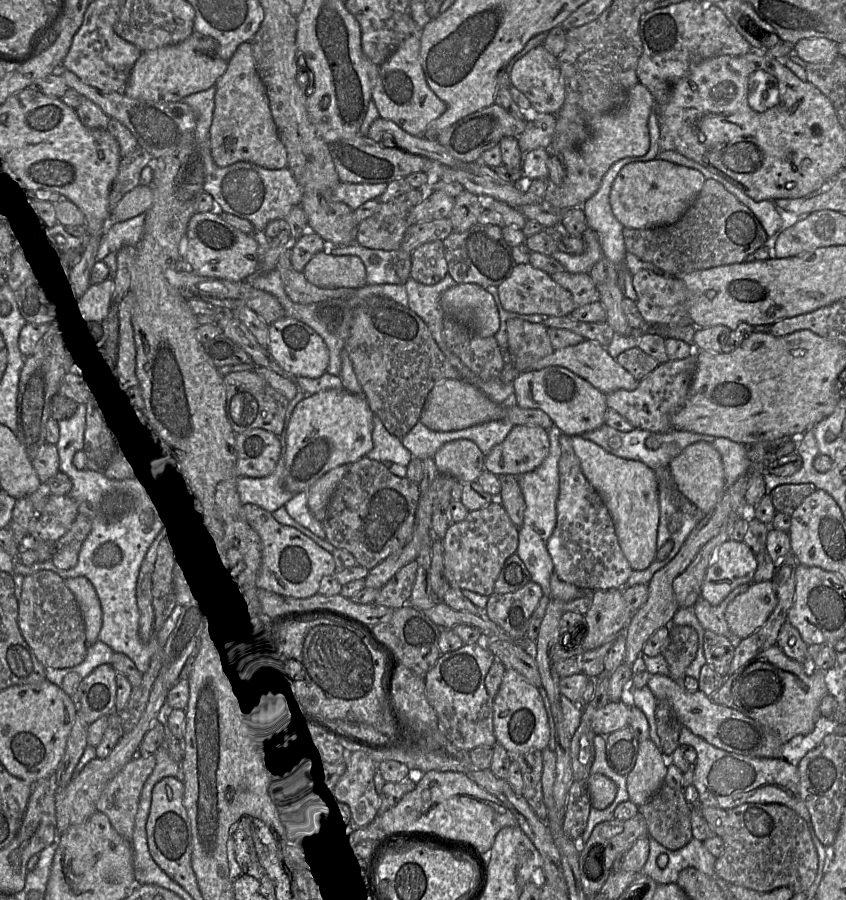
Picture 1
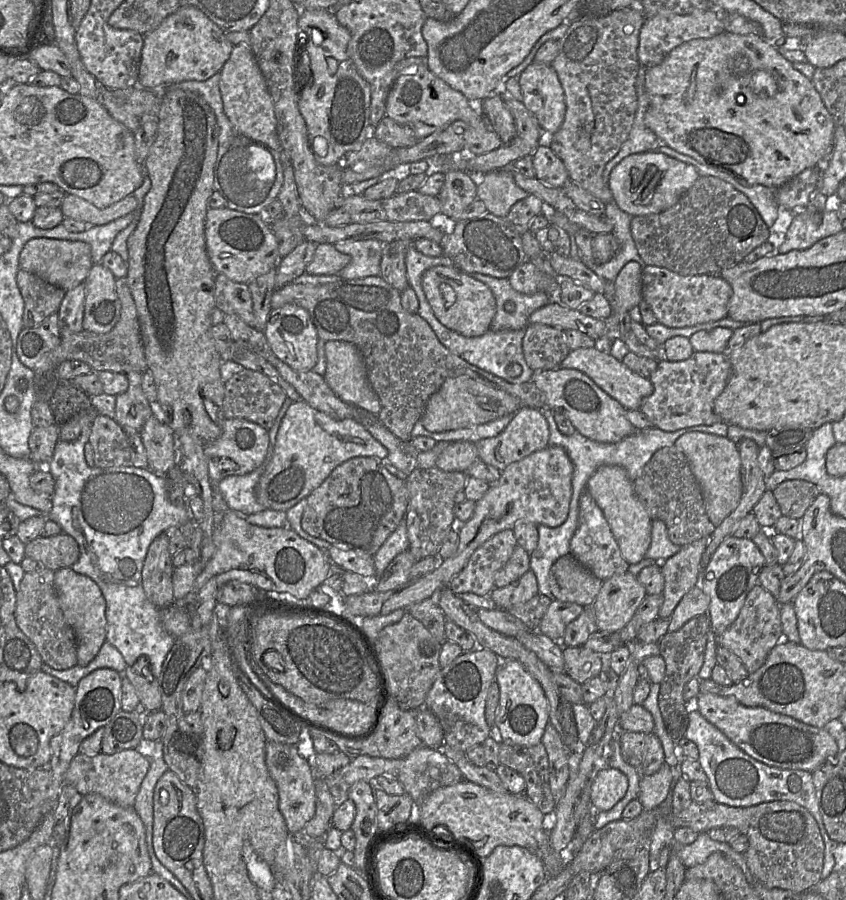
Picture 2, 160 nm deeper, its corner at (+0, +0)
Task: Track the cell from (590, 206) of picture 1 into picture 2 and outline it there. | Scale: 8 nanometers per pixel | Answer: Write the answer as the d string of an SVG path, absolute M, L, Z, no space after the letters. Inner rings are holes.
M640 65L640 71L636 79L636 92L638 99L637 113L630 131L629 137L622 145L618 154L607 163L603 172L603 181L609 187L609 176L611 171L624 158L635 153L643 153L654 150L660 145L657 135L644 123L644 116L648 109L649 99L644 86L645 68Z

